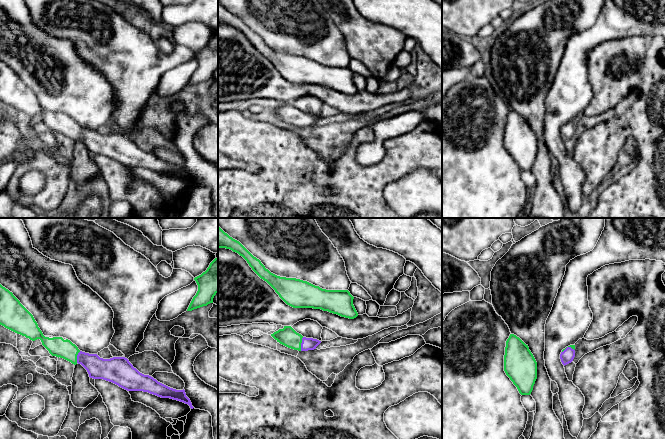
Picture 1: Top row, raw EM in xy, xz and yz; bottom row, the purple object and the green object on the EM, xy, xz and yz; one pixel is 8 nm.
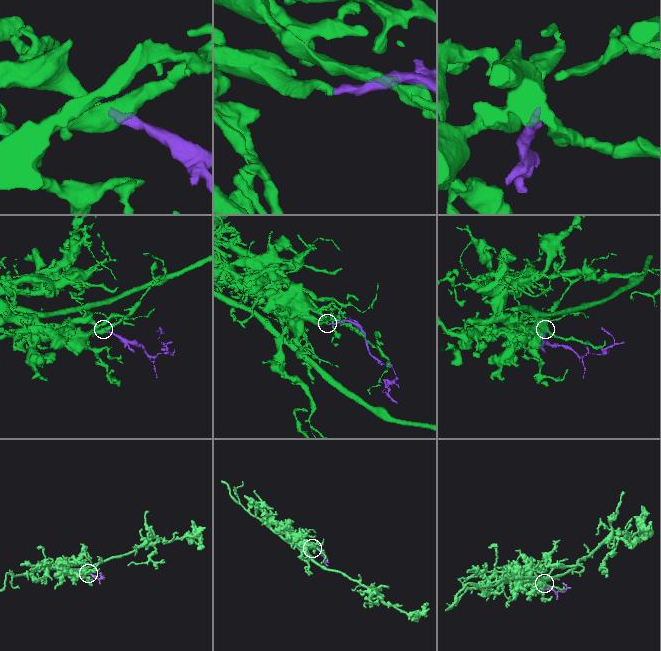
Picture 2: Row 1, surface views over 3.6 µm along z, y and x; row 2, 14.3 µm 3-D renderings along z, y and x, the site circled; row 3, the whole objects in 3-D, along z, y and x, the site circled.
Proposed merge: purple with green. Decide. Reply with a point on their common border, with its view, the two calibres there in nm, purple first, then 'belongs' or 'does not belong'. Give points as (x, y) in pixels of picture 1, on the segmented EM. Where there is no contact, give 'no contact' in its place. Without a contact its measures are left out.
contact xz (301, 344); calibres 100 and 150 nm; belongs

